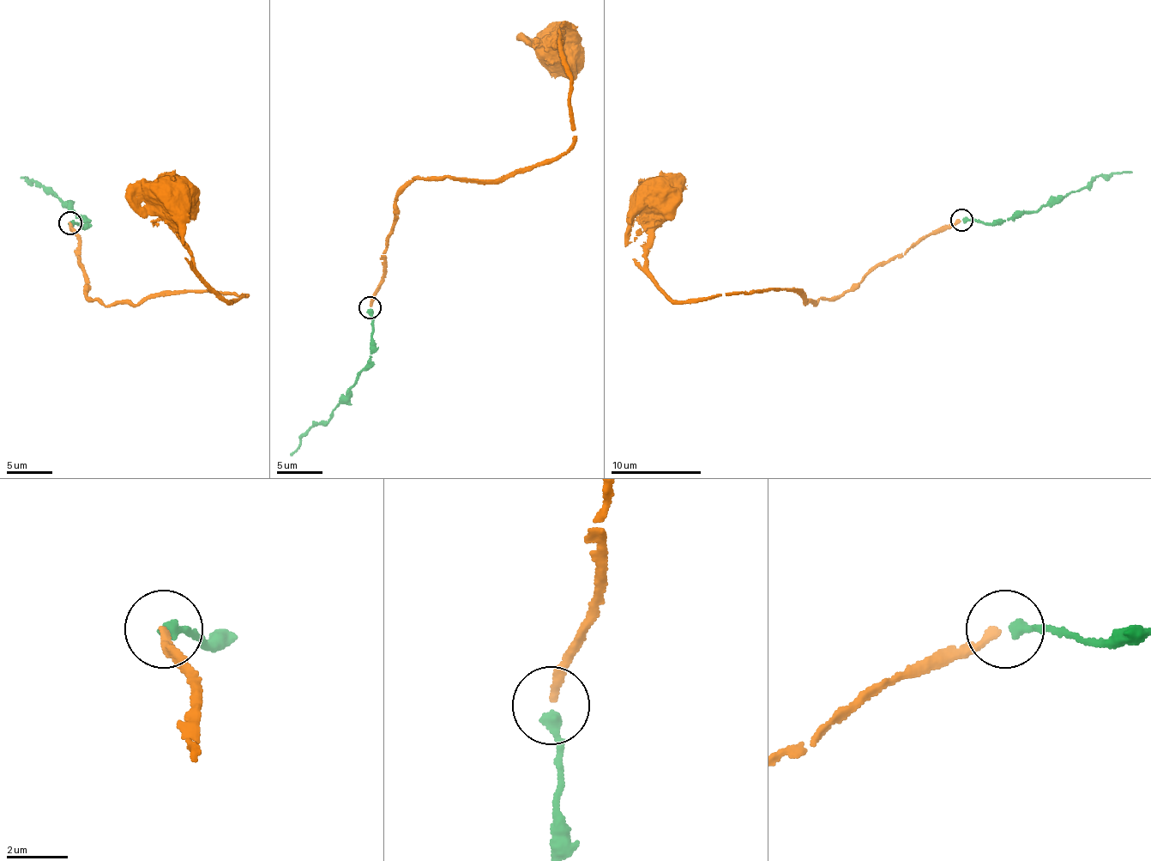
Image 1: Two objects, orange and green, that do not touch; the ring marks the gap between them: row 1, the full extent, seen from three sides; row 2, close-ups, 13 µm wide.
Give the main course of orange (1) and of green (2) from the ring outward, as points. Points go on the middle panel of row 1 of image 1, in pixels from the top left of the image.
1: (370, 306), (394, 203), (412, 181), (509, 178), (558, 160), (572, 143), (571, 73), (563, 45), (557, 52)
2: (370, 307), (371, 351), (368, 362), (328, 422), (314, 422), (291, 455)

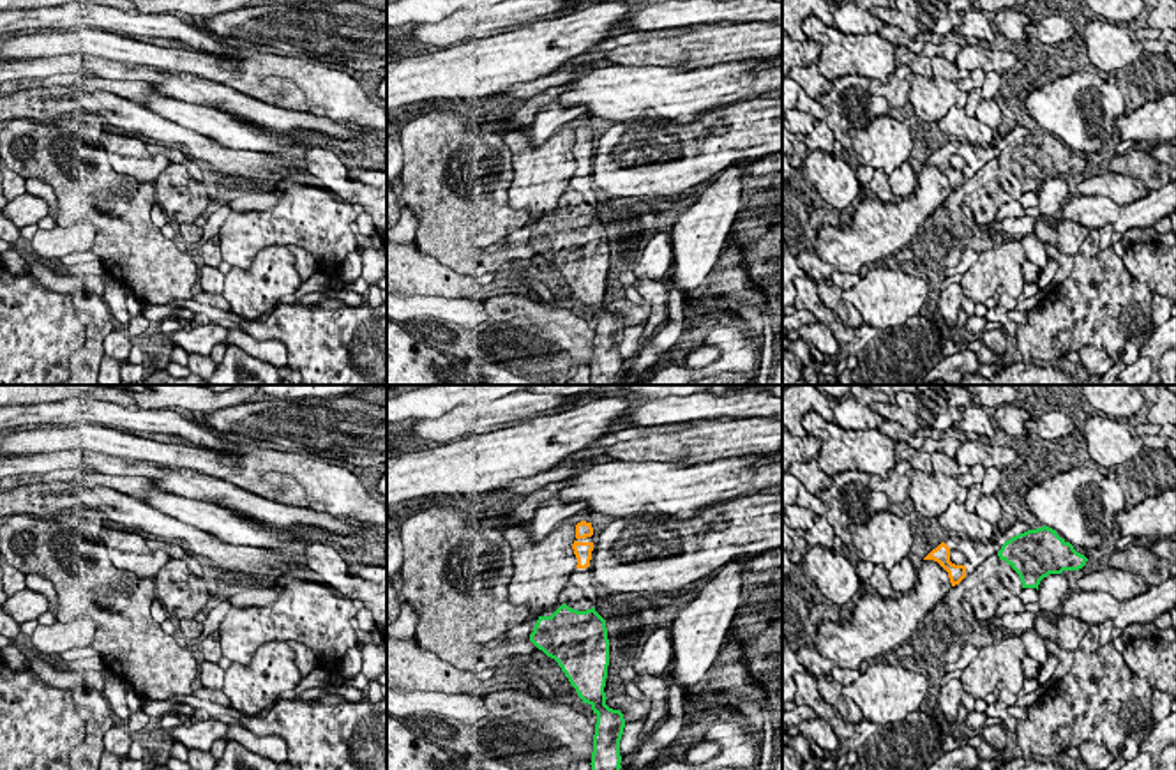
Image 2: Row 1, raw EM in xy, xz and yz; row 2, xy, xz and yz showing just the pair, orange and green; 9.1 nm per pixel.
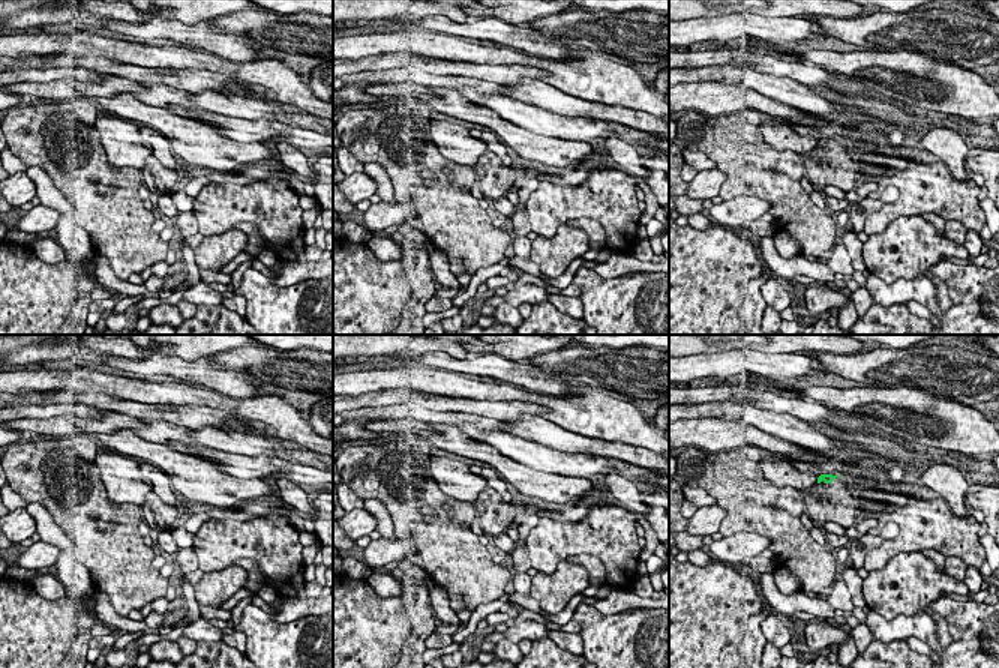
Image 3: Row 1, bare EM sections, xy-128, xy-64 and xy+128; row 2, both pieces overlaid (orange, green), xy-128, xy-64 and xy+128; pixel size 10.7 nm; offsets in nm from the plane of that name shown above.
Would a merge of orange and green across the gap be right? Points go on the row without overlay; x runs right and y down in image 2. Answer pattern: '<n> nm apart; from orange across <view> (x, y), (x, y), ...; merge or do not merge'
320 nm apart; from orange across yz (964, 170), (998, 159); do not merge

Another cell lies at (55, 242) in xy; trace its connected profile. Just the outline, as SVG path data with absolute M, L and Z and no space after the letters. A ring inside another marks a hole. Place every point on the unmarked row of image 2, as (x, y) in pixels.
M78 223L71 228L55 226L51 230L37 230L32 238L32 249L37 258L58 260L71 256L74 251L90 251L94 237L95 226L92 223Z

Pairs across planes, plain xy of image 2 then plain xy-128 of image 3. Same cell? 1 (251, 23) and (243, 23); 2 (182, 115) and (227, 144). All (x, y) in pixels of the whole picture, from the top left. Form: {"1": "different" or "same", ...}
{"1": "same", "2": "different"}

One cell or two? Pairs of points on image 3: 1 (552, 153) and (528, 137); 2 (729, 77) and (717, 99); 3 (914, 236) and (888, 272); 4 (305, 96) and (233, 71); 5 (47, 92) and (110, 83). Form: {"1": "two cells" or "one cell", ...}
{"1": "one cell", "2": "two cells", "3": "one cell", "4": "one cell", "5": "one cell"}

